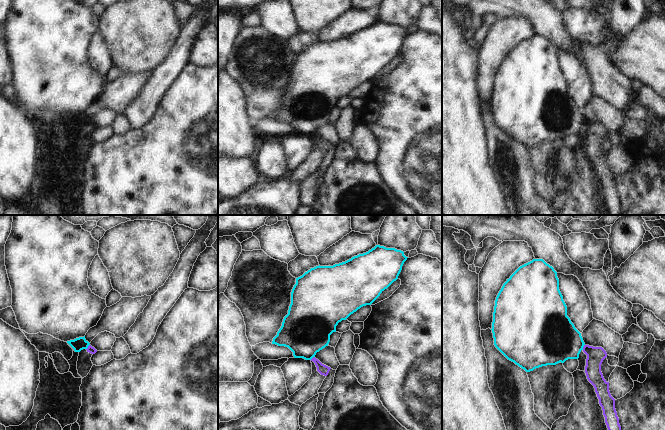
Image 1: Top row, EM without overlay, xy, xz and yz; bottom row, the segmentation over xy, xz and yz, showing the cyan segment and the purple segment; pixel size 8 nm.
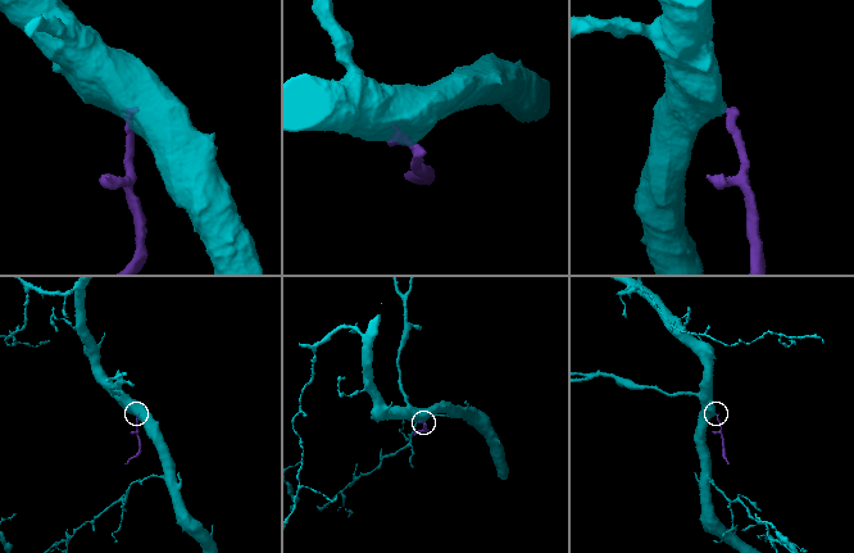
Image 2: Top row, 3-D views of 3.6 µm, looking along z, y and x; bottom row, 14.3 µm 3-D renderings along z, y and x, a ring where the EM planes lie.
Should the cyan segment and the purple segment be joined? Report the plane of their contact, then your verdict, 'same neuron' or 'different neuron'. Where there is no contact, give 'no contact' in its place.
yz | different neuron

